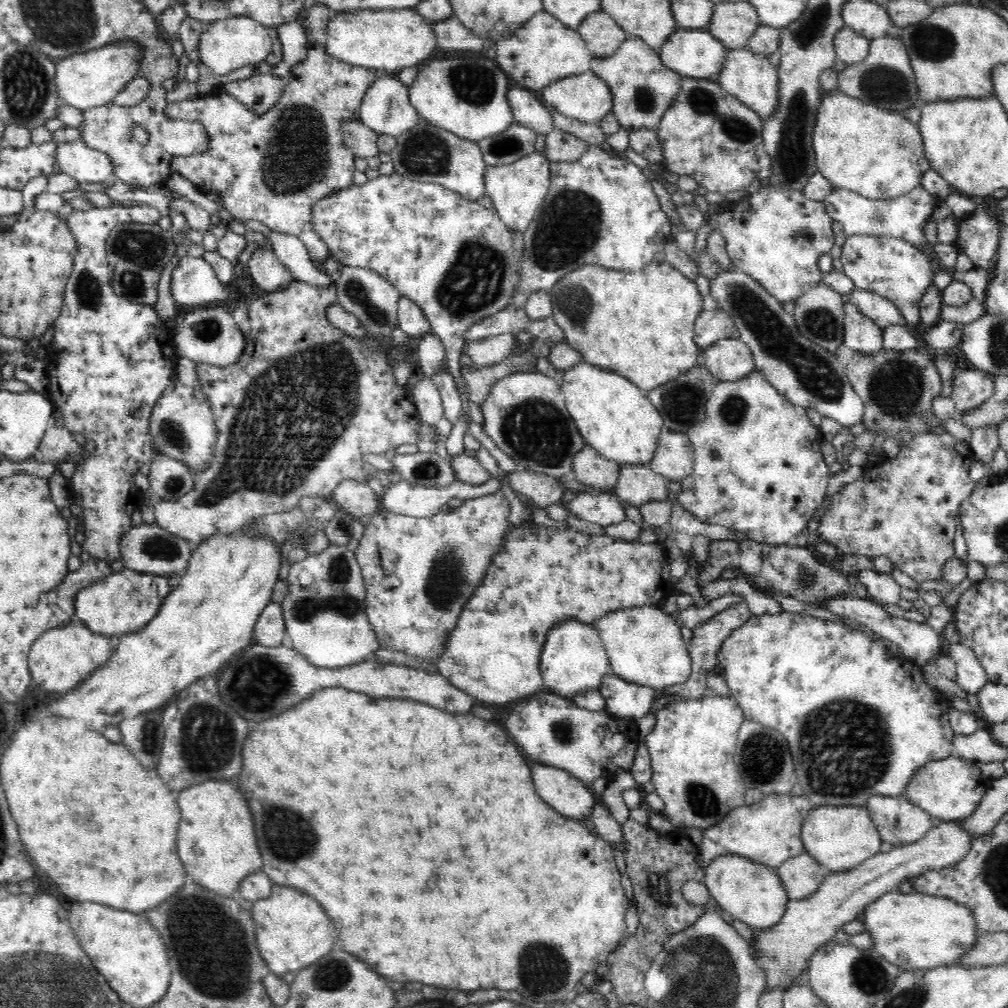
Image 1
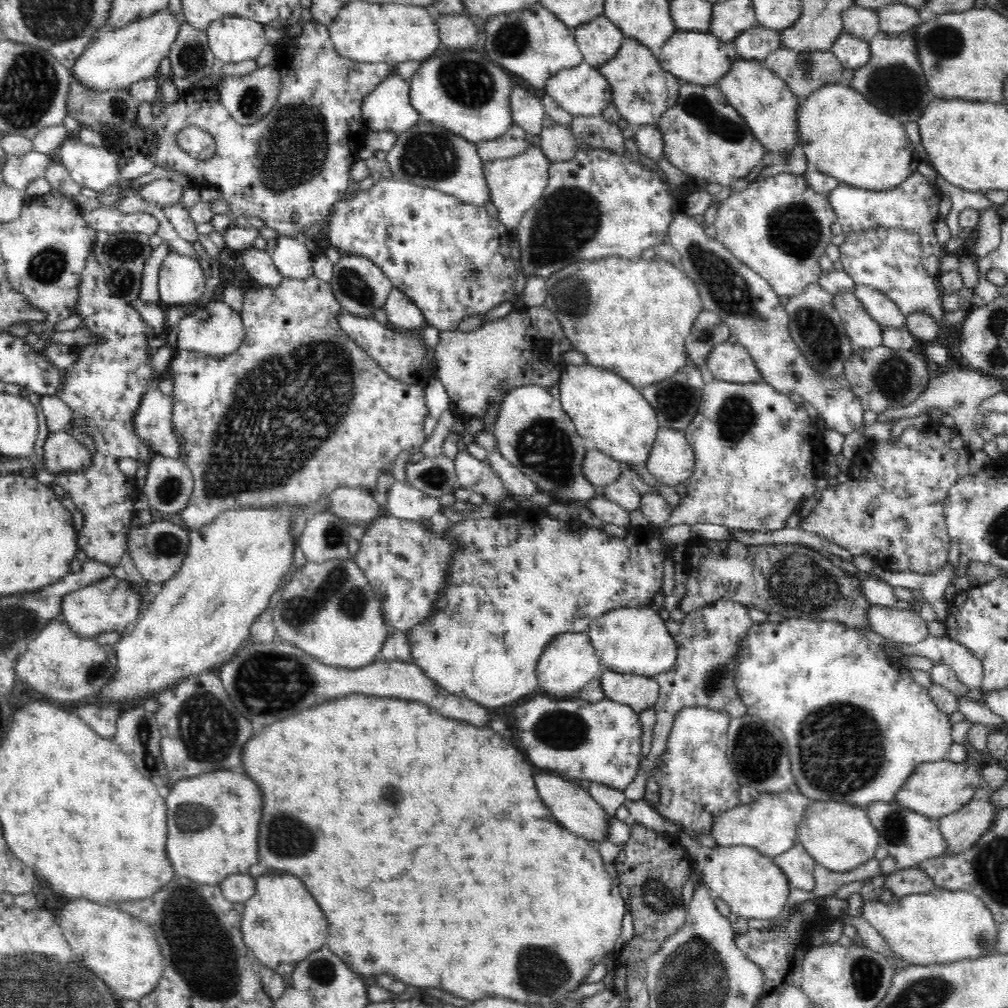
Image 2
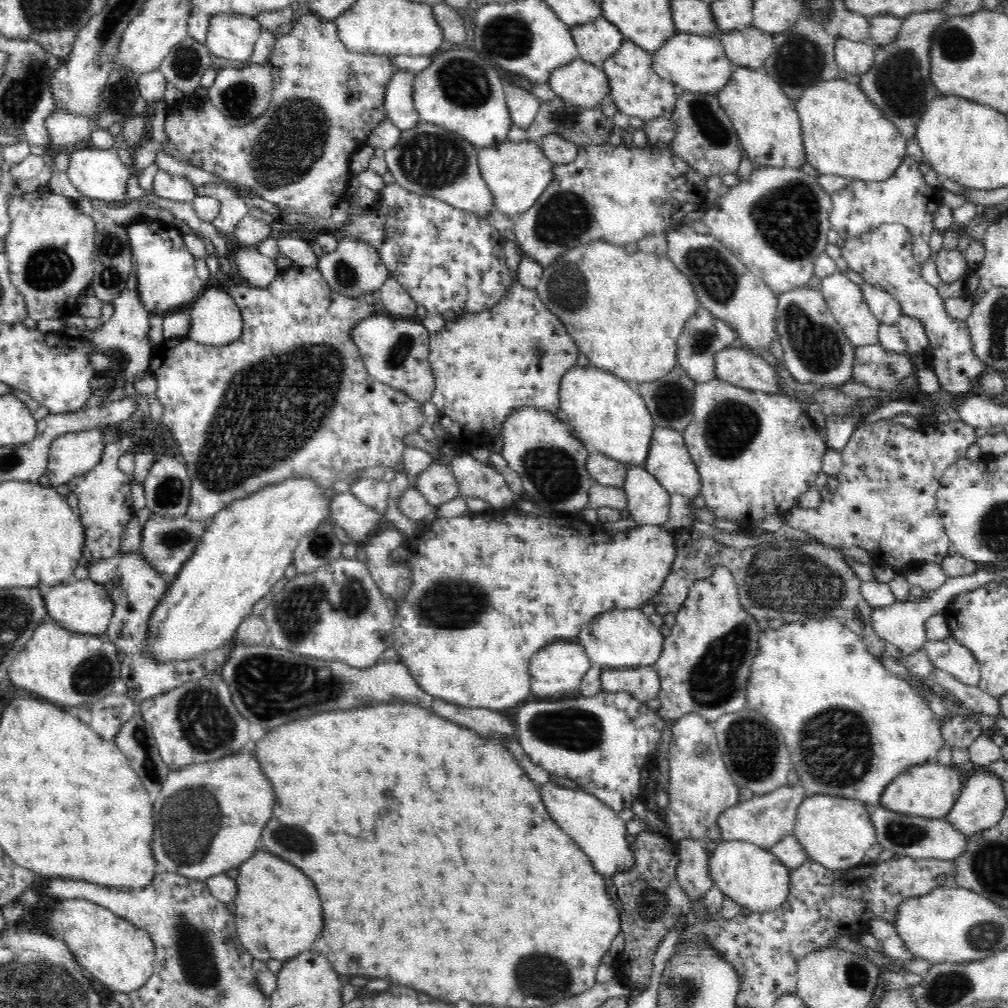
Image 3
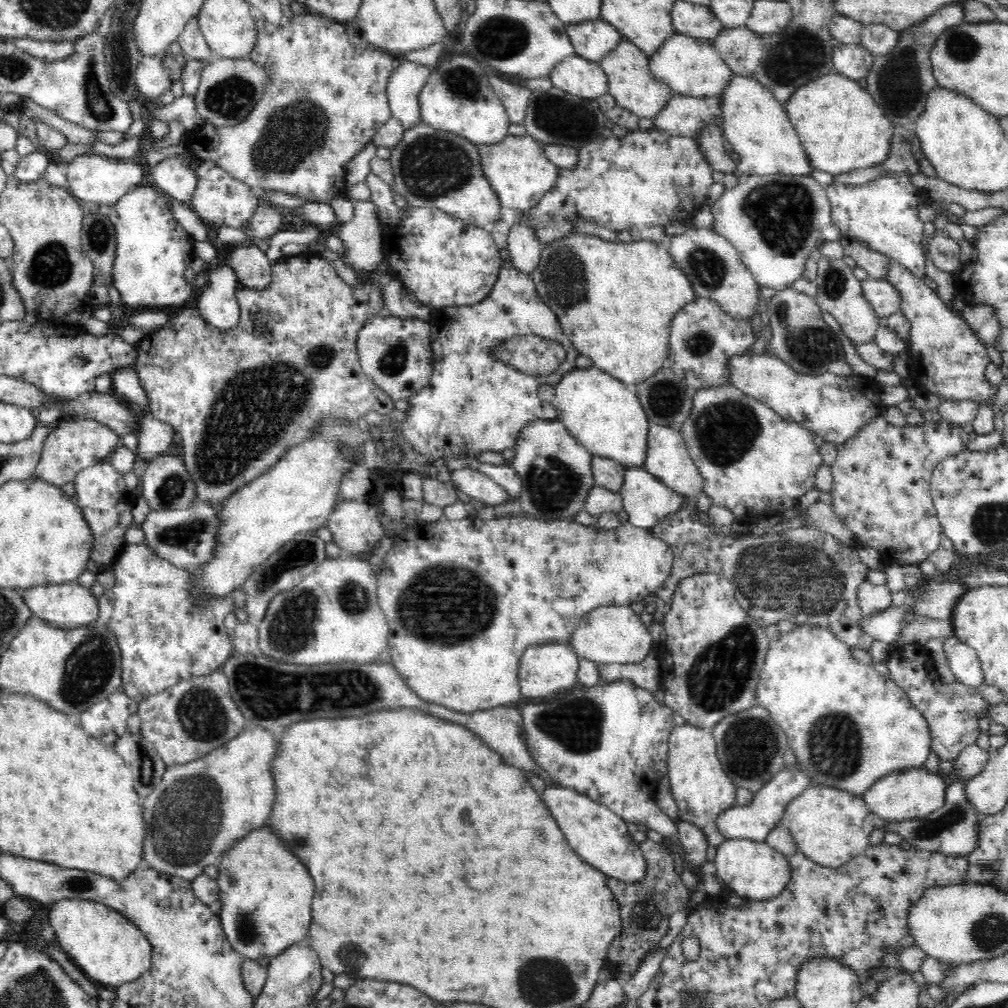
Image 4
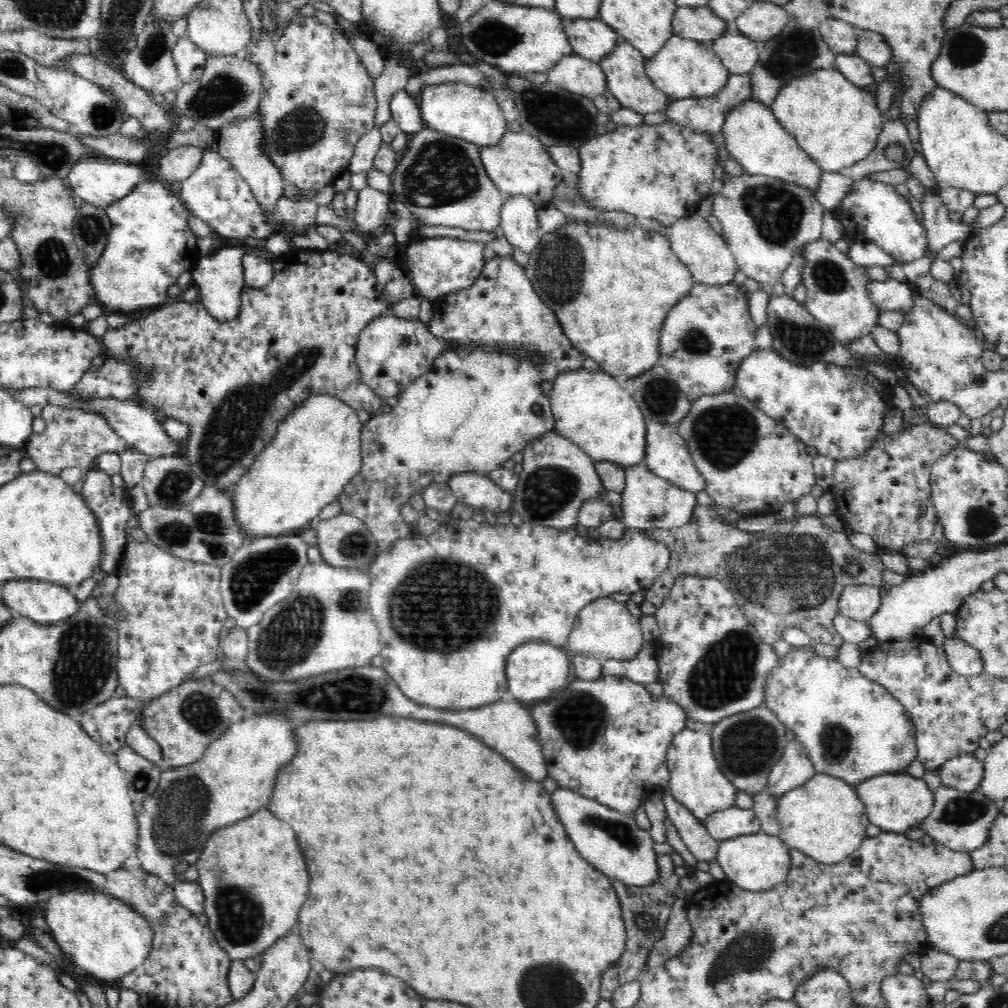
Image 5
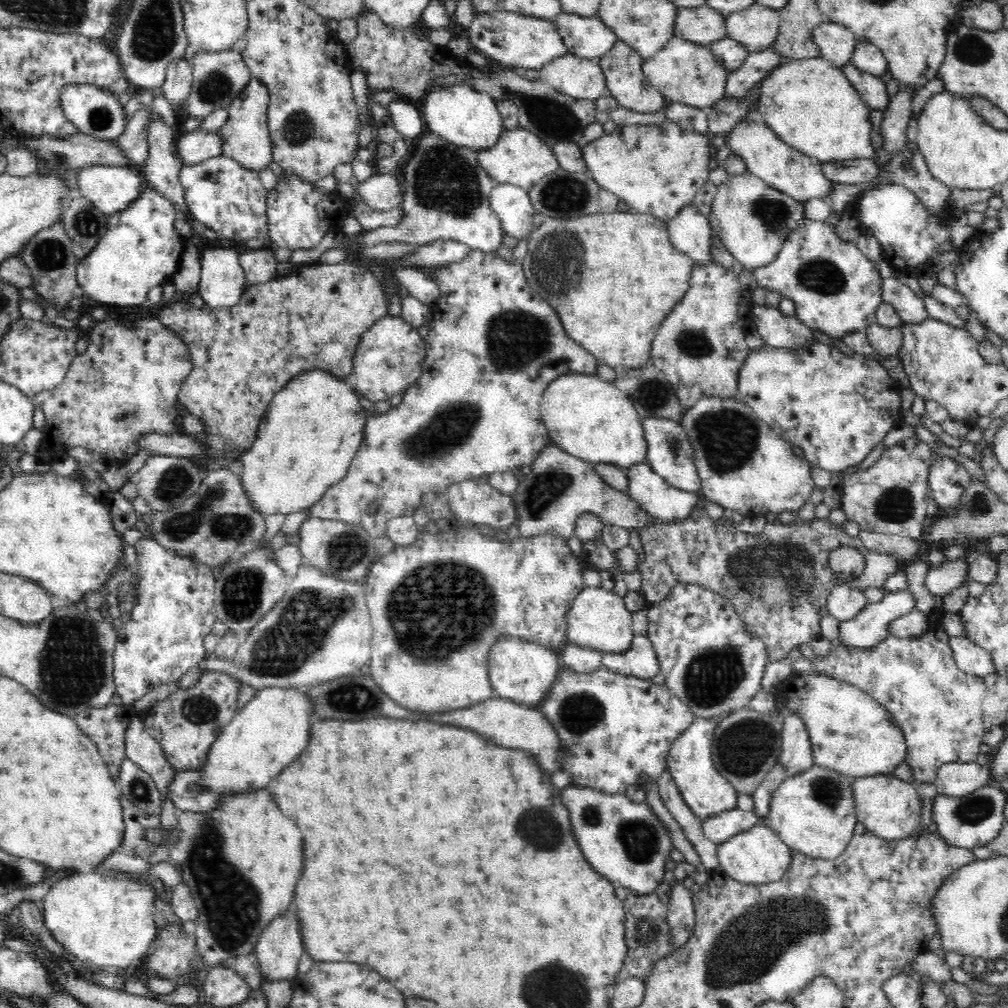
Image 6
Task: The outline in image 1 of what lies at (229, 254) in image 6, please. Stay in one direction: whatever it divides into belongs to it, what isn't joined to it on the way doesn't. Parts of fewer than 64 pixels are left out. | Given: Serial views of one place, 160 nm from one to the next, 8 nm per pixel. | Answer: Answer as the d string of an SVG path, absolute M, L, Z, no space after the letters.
M190 308L185 314L179 331L173 336L173 348L178 358L189 358L200 364L224 368L236 364L245 348L245 337L234 321L230 310L217 308Z

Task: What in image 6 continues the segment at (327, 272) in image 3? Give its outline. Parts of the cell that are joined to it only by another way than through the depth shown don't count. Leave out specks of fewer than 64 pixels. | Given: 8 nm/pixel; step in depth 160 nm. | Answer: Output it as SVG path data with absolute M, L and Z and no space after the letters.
M375 172L365 182L358 183L352 191L362 197L365 205L380 212L402 208L402 202L404 202L404 194L400 192L400 183L394 174Z

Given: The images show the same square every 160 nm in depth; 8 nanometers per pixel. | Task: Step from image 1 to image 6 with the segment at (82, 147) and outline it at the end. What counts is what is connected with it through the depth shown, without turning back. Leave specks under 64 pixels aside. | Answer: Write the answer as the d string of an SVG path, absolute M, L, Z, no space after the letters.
M92 166L80 172L78 180L79 196L86 198L92 207L98 208L105 215L127 211L140 198L144 188L144 178L127 166Z

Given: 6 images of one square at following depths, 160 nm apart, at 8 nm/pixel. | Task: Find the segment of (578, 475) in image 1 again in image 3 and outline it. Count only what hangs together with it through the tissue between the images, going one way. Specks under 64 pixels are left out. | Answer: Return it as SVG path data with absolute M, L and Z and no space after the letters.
M590 452L586 466L591 479L607 487L622 487L629 467L623 462L596 452Z

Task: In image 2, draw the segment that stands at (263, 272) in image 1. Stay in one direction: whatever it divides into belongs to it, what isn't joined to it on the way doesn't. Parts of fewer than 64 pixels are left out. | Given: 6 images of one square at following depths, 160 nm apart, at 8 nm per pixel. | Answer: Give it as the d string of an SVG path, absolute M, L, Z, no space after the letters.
M252 246L242 254L242 266L261 287L274 288L283 279L269 250L260 250Z

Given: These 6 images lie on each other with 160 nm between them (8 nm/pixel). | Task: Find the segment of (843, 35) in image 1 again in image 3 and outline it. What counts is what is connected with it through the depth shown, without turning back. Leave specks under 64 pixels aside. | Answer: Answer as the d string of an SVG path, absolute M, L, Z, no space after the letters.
M838 38L835 41L834 58L842 74L863 75L874 64L875 46L870 42L861 43Z

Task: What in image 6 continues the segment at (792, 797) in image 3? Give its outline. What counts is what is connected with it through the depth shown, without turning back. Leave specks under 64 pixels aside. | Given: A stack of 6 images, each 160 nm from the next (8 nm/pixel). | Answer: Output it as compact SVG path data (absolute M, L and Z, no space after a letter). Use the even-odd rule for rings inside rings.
M796 713L779 716L782 720L782 748L779 763L789 776L794 776L814 764L812 743L804 725L804 718ZM738 808L722 811L701 820L701 830L710 841L717 845L730 840L735 833L740 833L759 824L760 818L754 812L746 812Z

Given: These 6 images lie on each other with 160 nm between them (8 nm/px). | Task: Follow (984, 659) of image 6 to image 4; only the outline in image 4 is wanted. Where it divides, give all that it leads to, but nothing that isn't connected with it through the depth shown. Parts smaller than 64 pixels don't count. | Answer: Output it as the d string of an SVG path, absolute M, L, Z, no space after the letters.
M953 635L944 640L944 652L956 680L972 687L983 686L983 671L978 654Z

